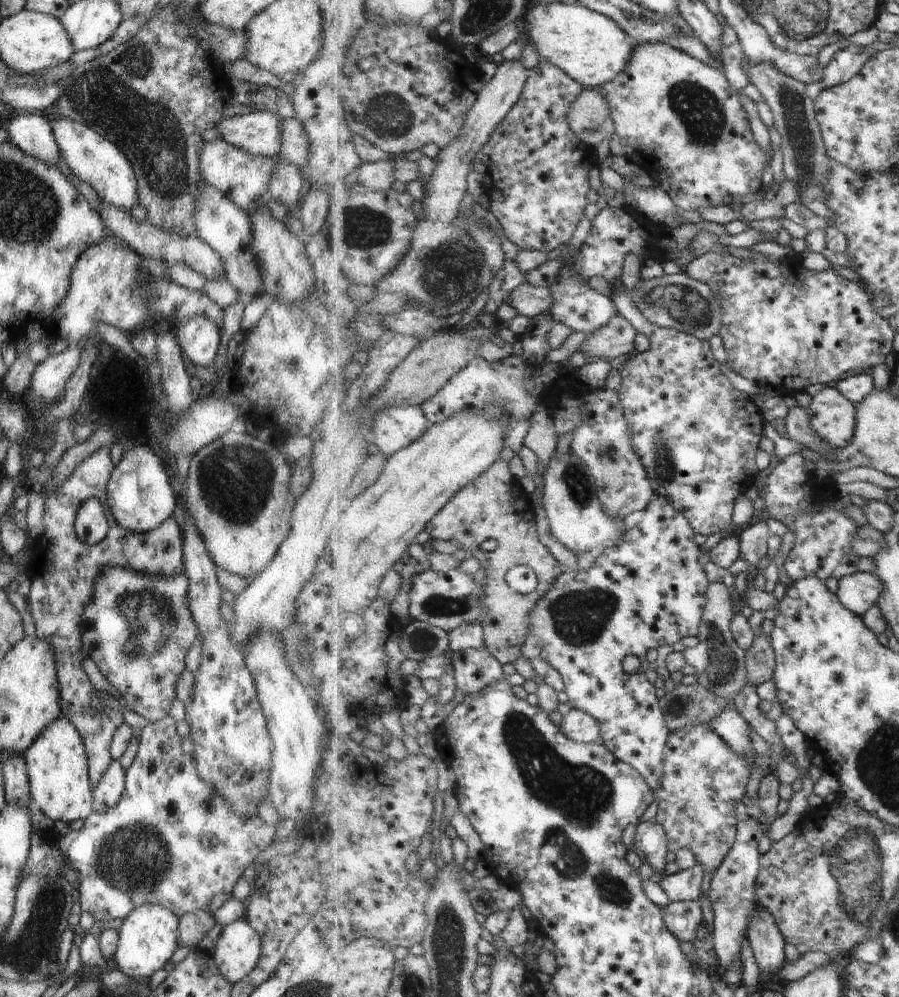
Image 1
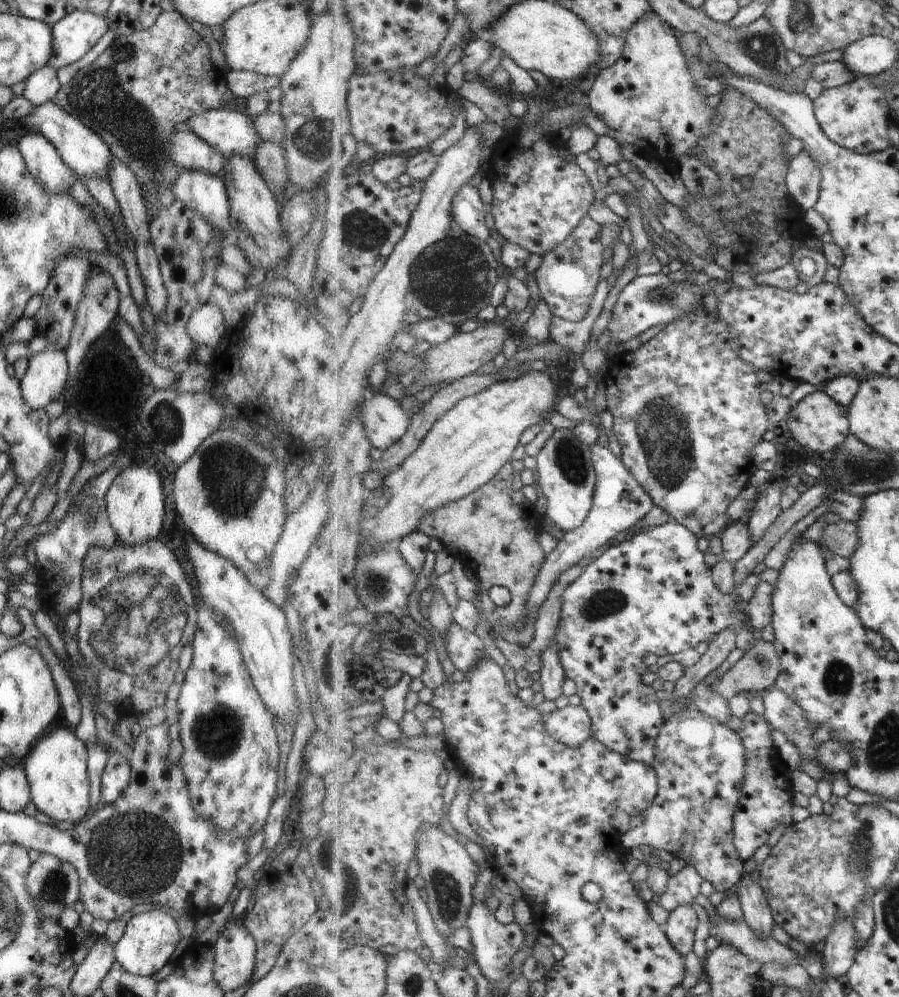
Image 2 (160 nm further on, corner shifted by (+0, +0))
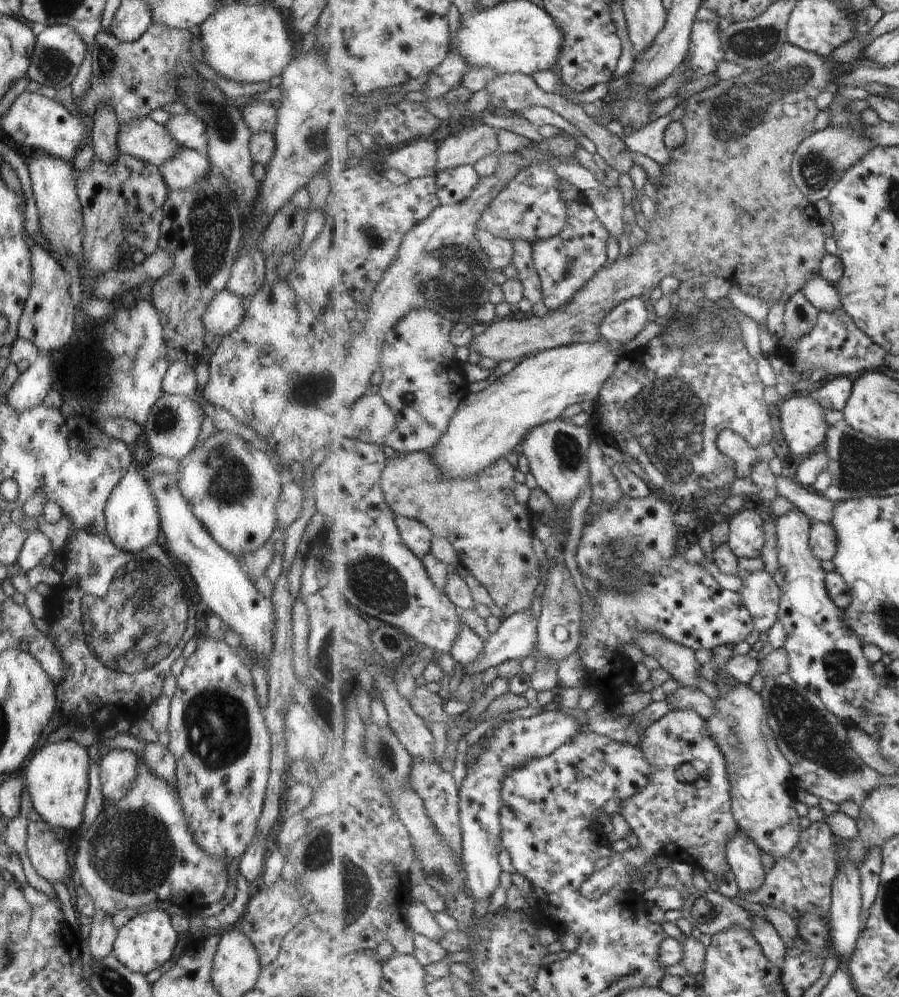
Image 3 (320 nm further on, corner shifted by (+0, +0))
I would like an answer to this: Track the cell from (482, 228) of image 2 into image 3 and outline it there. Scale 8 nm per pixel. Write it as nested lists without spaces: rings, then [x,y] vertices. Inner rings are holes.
[[[474,165],[443,169],[437,174],[438,197],[441,205],[452,205],[466,199],[481,180]]]

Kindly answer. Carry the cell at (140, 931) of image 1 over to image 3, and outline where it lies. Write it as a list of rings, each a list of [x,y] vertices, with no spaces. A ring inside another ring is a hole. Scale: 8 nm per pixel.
[[[163,909],[149,910],[132,916],[120,926],[112,942],[110,955],[131,972],[147,974],[159,968],[173,954],[177,933],[170,925],[170,914]]]

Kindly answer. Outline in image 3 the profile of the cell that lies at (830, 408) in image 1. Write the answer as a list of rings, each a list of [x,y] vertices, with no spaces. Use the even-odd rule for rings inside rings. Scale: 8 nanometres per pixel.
[[[809,394],[790,395],[778,405],[785,438],[796,455],[810,456],[825,445],[829,426],[823,409]]]

